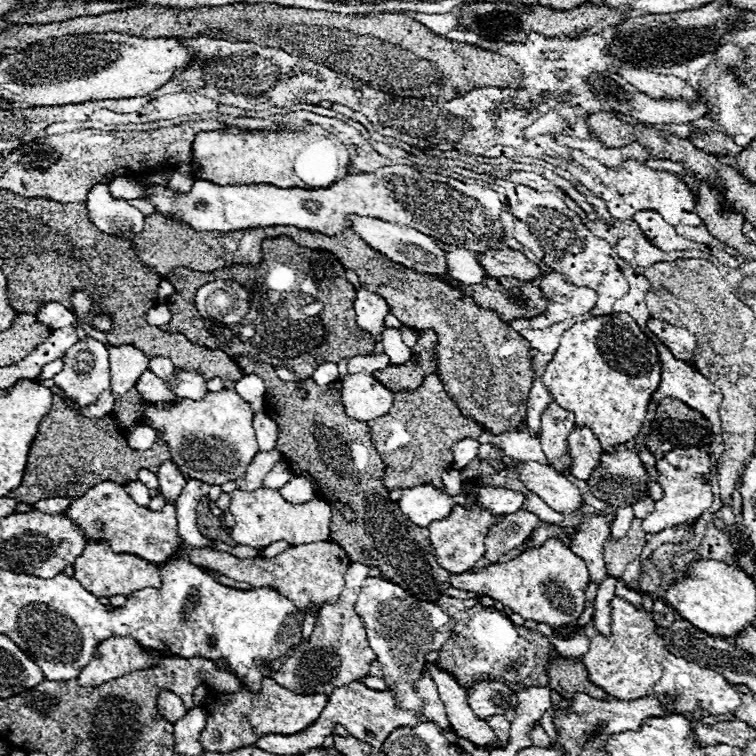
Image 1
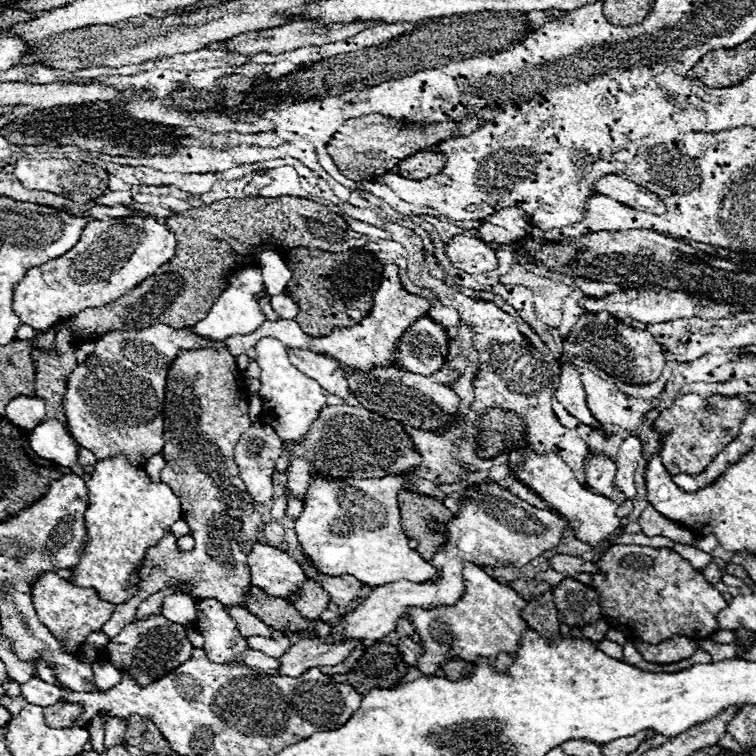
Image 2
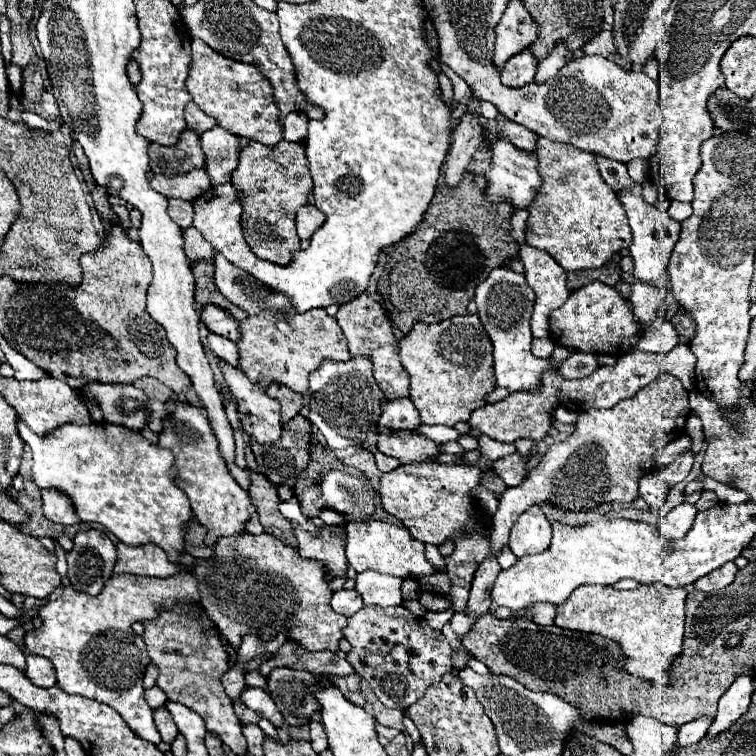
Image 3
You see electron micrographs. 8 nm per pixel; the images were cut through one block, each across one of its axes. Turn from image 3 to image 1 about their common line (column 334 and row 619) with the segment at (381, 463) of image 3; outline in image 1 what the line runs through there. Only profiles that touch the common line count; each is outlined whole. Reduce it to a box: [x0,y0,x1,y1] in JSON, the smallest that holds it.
[356,576,450,710]

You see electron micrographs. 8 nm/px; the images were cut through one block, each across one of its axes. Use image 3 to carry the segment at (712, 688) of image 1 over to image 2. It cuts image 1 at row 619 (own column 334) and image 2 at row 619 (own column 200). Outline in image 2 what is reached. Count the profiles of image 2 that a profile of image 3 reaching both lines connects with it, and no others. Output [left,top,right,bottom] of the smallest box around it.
[554,578,602,626]

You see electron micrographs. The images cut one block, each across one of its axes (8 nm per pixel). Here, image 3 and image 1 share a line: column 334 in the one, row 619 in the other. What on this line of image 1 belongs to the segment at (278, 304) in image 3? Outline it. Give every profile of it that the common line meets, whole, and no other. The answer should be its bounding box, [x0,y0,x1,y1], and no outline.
[270,562,376,696]

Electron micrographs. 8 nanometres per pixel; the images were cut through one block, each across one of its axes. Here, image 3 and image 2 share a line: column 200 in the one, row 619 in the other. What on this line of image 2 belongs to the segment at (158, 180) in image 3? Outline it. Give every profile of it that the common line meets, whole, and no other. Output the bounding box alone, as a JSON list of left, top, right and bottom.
[162,594,196,626]

